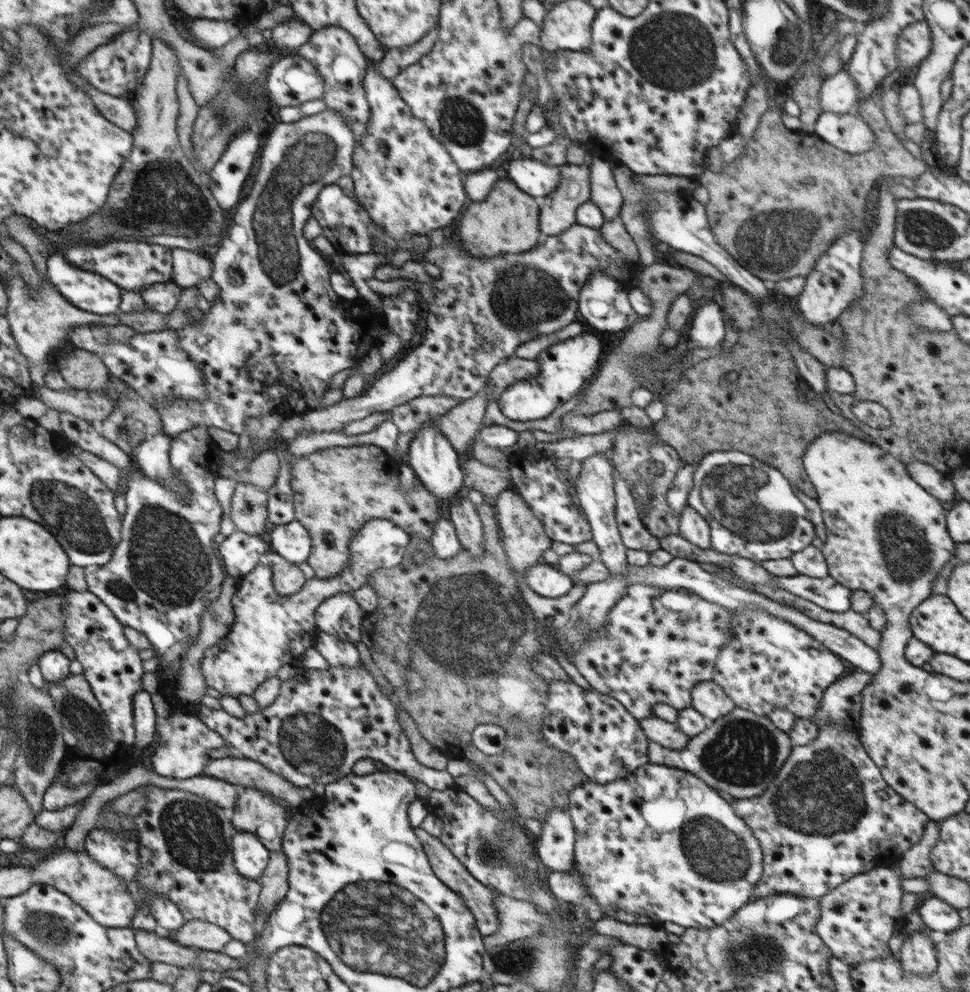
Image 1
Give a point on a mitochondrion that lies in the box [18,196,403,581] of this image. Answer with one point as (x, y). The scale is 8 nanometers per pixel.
(67, 506)

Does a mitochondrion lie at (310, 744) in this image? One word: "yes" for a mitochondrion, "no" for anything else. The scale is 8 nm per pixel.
yes

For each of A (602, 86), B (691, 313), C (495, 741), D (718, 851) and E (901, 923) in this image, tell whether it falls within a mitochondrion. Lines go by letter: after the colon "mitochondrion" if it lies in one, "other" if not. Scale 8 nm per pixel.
A: other
B: other
C: other
D: mitochondrion
E: other

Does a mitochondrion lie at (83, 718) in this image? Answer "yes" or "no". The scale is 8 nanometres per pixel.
yes

